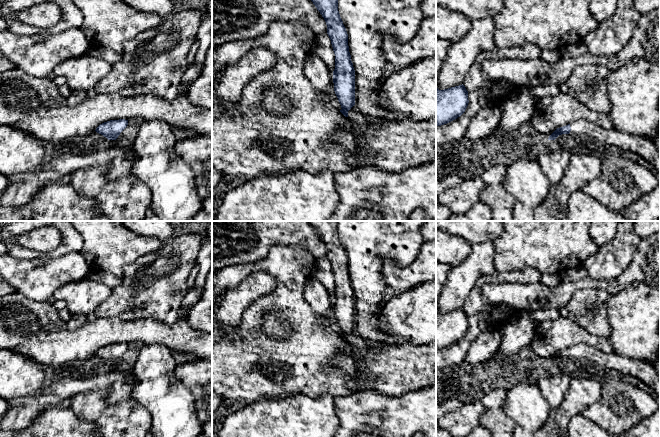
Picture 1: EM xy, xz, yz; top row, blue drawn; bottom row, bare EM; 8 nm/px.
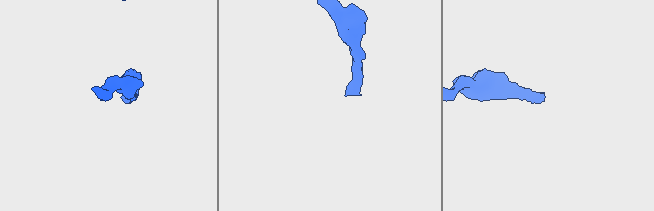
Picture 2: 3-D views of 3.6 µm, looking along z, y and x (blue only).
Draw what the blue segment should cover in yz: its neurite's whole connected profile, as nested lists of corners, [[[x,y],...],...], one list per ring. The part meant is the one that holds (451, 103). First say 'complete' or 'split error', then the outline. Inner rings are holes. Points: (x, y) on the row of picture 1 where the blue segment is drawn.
complete; [[[463,84],[444,90],[436,88],[436,126],[447,124],[460,117],[468,103],[468,91]]]

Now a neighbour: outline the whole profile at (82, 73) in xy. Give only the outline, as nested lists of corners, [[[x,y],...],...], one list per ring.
[[[83,55],[60,62],[53,70],[56,76],[64,77],[73,91],[93,90],[97,82],[111,70],[104,57]]]

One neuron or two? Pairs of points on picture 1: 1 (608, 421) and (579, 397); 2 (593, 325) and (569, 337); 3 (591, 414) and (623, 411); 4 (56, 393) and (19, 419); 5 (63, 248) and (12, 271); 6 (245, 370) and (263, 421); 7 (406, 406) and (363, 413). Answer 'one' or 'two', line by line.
1: two
2: two
3: one
4: one
5: two
6: two
7: one

